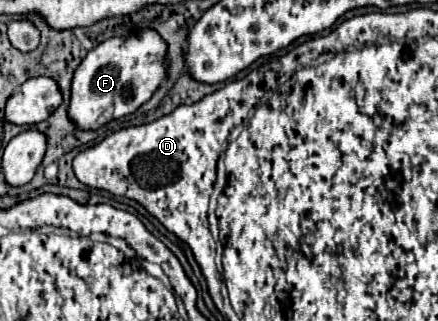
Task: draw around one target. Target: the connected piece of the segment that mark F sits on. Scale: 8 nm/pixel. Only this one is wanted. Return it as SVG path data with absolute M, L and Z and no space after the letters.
M145 28L133 36L109 38L87 52L71 80L71 100L67 116L77 130L97 130L109 120L135 112L151 98L165 80L165 42L161 36Z

